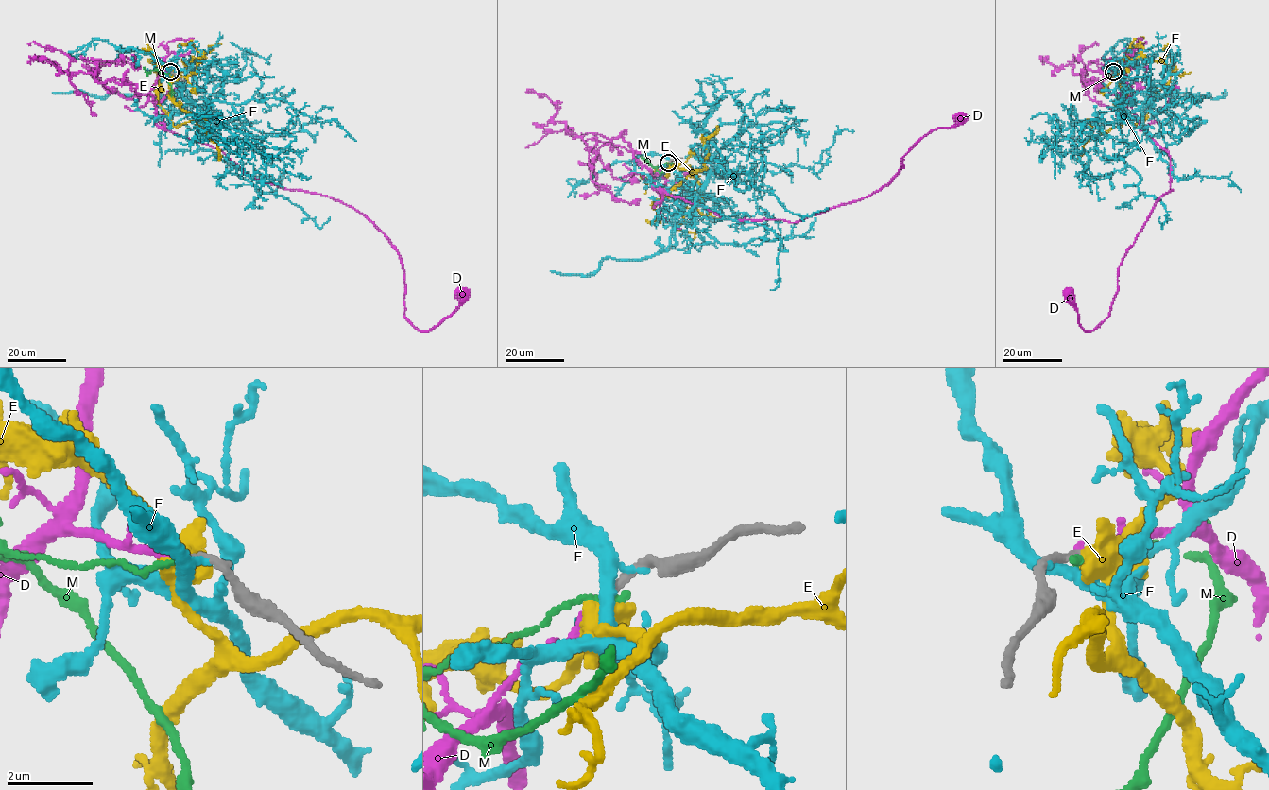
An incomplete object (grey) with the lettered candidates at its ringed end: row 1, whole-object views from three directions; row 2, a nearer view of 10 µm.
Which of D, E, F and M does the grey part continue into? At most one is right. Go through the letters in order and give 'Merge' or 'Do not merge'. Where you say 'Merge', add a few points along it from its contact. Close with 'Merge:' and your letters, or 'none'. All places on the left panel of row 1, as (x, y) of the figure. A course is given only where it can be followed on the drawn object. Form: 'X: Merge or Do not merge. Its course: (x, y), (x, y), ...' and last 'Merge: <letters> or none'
D: Merge. Its course: (171, 72), (148, 99), (155, 123), (248, 176), (362, 213), (397, 251), (415, 327), (437, 325), (462, 295)
E: Do not merge
F: Do not merge
M: Do not merge
Merge: D

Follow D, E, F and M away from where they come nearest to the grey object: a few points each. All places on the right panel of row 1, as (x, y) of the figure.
D: (1113, 72), (1131, 87), (1140, 129), (1170, 156), (1173, 189), (1126, 251), (1097, 327), (1080, 325), (1069, 295)
E: (1113, 72), (1125, 90), (1118, 103), (1120, 116), (1140, 126), (1155, 94), (1170, 80), (1174, 64), (1171, 61)
F: (1111, 73), (1142, 104), (1118, 125), (1124, 163), (1140, 176), (1138, 191), (1164, 206), (1161, 228), (1159, 217)
M: (1113, 72), (1123, 75), (1115, 90), (1116, 96)

